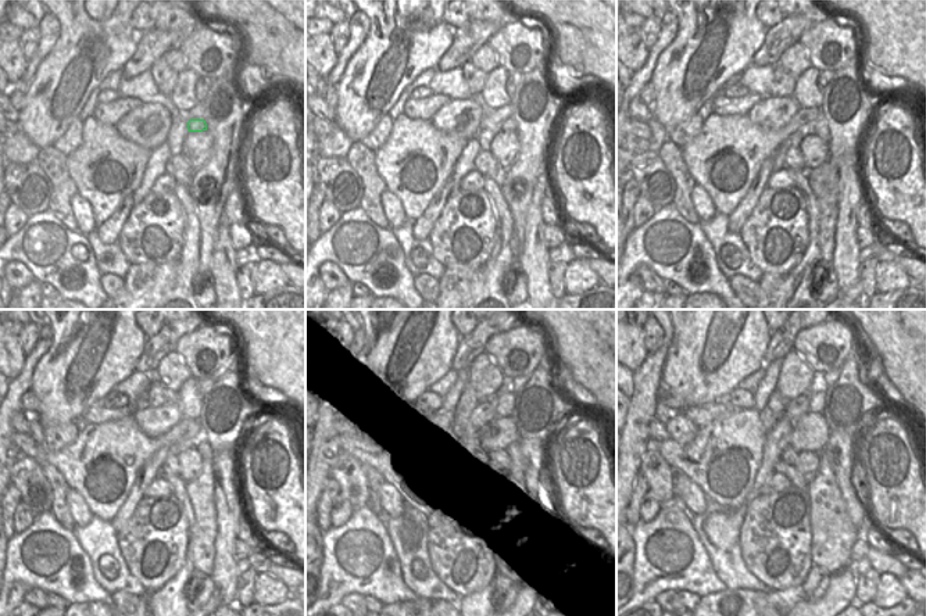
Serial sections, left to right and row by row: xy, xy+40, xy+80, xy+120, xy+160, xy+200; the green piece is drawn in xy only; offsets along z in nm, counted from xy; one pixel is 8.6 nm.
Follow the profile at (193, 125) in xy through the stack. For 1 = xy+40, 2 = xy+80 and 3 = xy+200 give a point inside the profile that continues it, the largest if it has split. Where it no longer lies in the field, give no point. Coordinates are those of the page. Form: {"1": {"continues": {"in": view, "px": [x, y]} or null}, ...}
{"1": {"continues": {"in": "xy+40", "px": [508, 125]}}, "2": {"continues": {"in": "xy+80", "px": [821, 124]}}, "3": {"continues": {"in": "xy+200", "px": [832, 533]}}}

